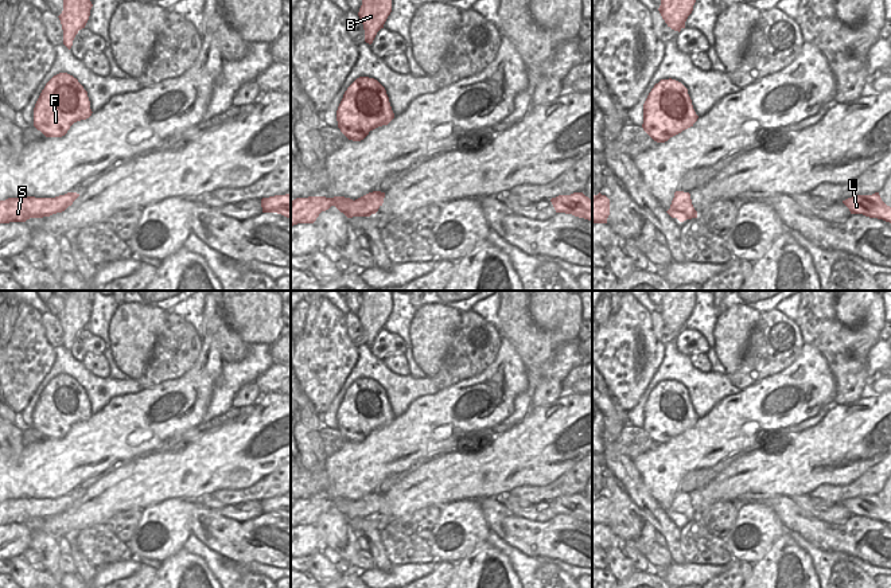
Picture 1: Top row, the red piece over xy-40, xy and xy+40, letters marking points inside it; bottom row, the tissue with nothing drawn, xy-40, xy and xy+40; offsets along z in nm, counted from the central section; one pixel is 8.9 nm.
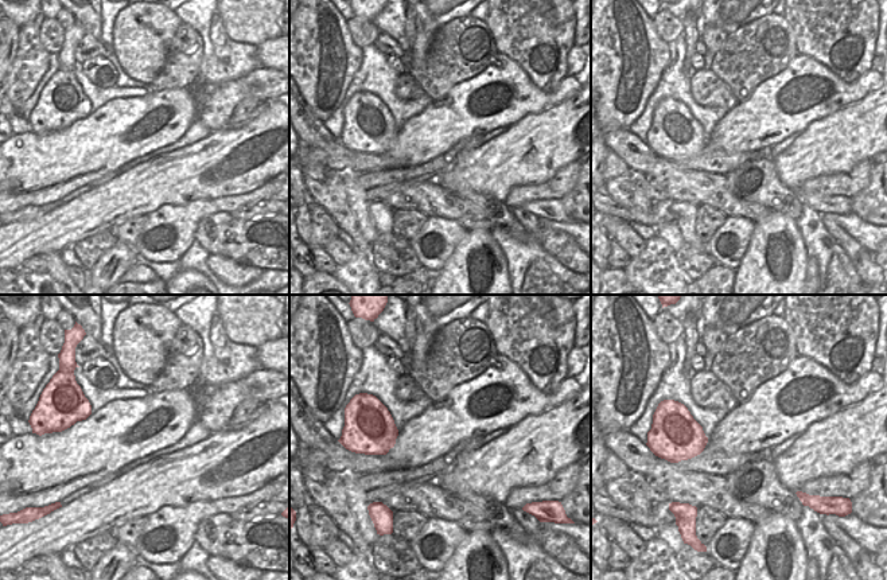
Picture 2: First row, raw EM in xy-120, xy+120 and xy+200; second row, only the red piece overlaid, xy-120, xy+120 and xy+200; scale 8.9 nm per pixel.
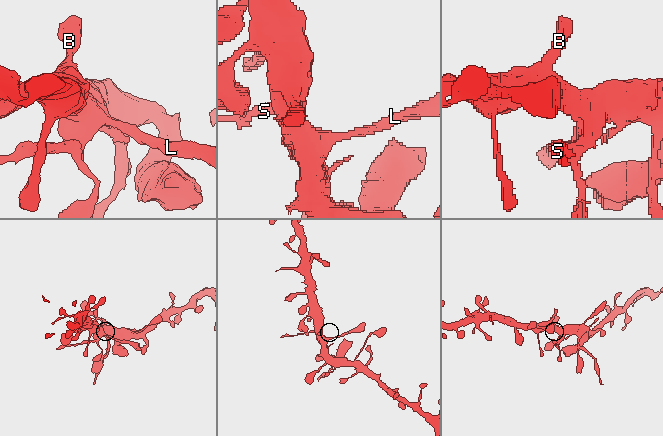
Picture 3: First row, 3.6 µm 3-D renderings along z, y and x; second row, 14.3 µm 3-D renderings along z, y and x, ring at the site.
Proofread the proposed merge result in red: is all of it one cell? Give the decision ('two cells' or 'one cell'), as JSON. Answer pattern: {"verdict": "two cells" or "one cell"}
{"verdict": "two cells"}

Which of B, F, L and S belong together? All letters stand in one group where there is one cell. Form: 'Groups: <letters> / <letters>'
Groups: B F L / S

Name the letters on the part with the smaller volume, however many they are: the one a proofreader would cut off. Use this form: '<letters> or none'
S

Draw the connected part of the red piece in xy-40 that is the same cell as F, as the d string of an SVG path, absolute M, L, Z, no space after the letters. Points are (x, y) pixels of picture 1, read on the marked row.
M67 73L54 75L34 108L34 126L46 137L62 137L70 126L92 116L87 91Z

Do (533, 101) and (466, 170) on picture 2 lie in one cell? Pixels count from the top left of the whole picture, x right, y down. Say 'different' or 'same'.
different

